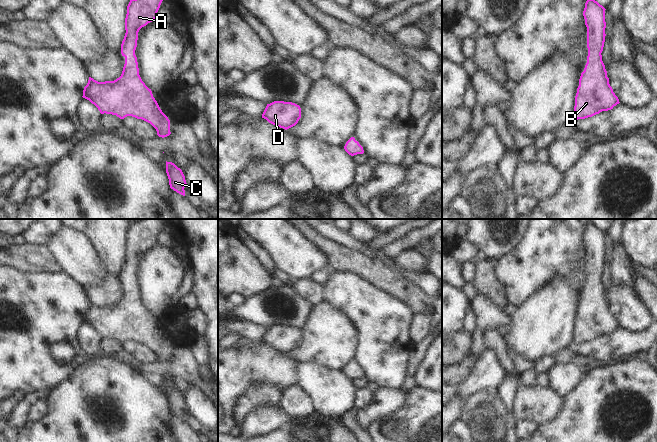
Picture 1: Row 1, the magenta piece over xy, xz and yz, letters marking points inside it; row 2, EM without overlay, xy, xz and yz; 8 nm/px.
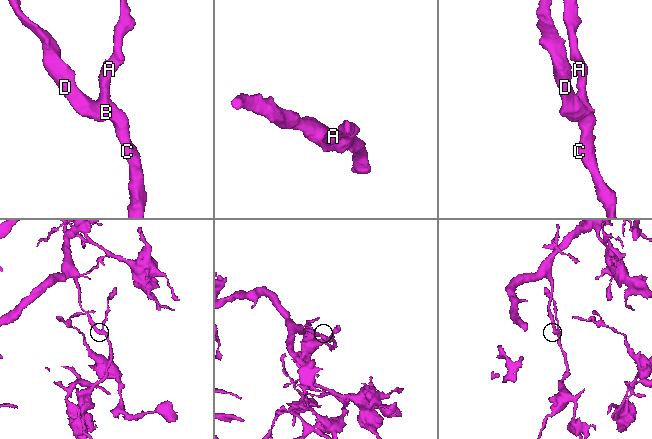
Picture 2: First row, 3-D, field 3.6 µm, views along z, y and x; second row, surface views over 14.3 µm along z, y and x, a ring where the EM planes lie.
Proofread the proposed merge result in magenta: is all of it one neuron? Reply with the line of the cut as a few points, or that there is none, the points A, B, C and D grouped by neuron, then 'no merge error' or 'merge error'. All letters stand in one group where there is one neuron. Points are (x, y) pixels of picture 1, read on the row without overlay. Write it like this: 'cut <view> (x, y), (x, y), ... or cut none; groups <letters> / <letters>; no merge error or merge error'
cut none; groups A B C D; no merge error

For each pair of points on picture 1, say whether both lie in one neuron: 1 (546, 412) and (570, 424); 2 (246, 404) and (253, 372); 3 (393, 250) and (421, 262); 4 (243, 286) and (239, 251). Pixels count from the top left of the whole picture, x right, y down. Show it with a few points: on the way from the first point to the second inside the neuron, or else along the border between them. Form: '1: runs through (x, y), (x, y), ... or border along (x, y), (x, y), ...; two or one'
1: border along (565, 397), (560, 413), (540, 425); two
2: border along (274, 385), (255, 383), (238, 397), (235, 404); two
3: border along (412, 247), (400, 251), (392, 258); two
4: runs through (243, 277), (242, 260); one

